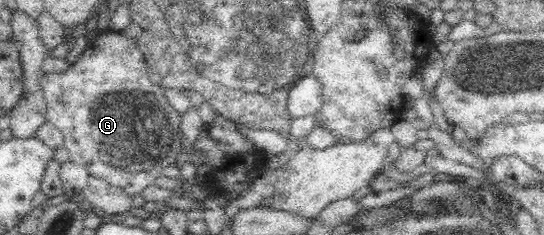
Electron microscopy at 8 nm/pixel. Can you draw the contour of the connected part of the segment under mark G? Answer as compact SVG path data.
M101 31L89 40L86 51L66 71L44 73L39 80L47 105L46 122L62 132L62 146L68 149L69 160L83 165L90 176L103 179L126 195L140 194L146 187L155 185L156 179L163 176L162 170L176 163L184 150L181 113L172 107L164 88L152 83L144 56L134 39L126 37L123 31Z

